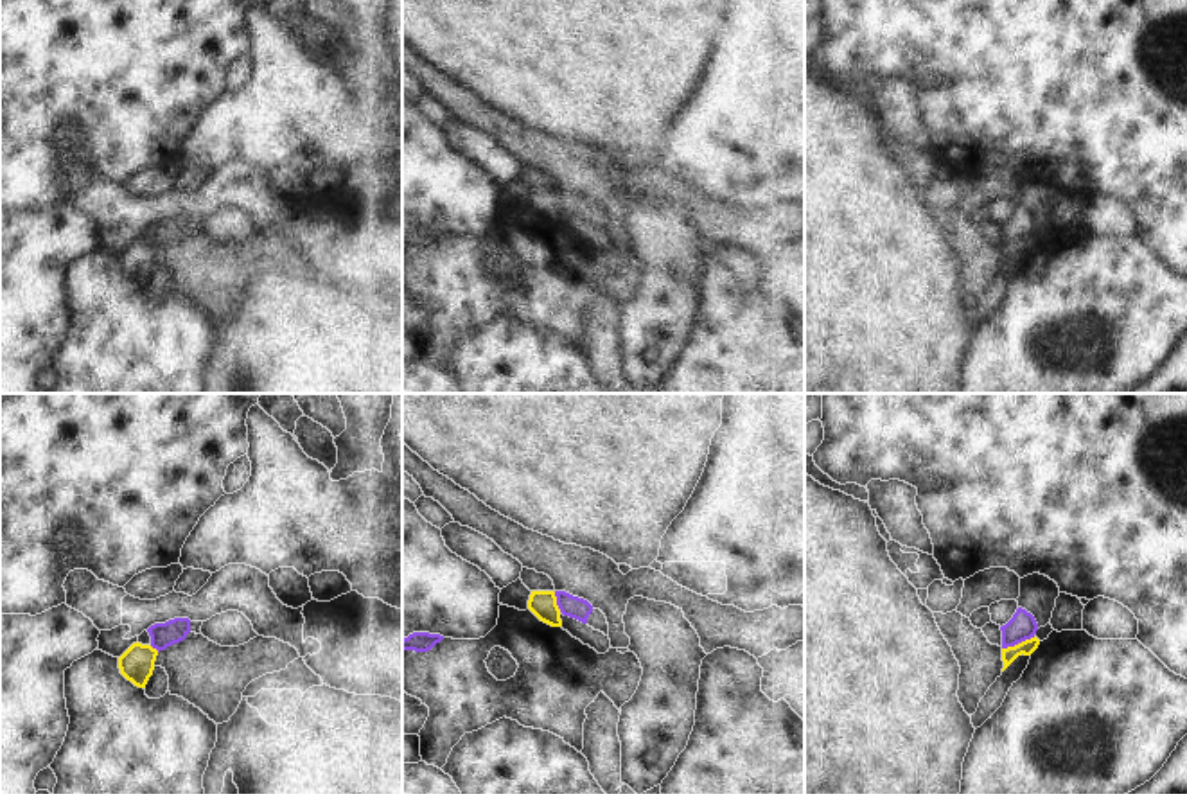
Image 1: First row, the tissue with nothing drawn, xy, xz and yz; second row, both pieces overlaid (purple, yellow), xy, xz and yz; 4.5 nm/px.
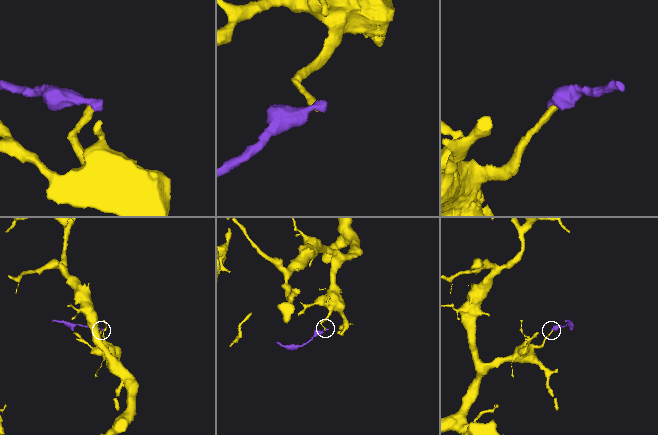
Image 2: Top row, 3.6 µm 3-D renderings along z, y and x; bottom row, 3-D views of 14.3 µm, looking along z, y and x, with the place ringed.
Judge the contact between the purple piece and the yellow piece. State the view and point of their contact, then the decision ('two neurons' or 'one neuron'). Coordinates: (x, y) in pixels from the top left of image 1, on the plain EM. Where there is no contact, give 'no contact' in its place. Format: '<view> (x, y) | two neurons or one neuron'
yz (1019, 239) | two neurons

